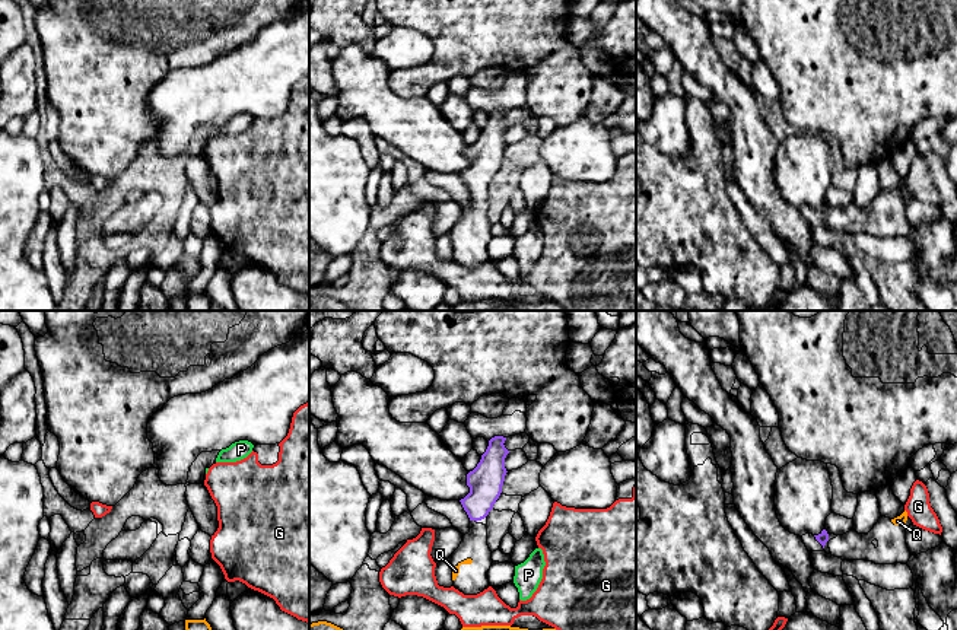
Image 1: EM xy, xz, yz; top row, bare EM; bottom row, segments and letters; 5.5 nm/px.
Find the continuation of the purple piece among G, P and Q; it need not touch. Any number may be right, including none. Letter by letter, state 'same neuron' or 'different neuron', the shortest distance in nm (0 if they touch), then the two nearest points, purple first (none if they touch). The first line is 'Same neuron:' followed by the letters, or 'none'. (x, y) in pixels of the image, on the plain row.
Same neuron: Q
G: different neuron; gap 200 nm; span xz (464, 183), (434, 203)
P: different neuron; gap 320 nm; span xz (483, 191), (515, 239)
Q: same neuron; gap 220 nm; span xz (476, 194), (470, 232)

